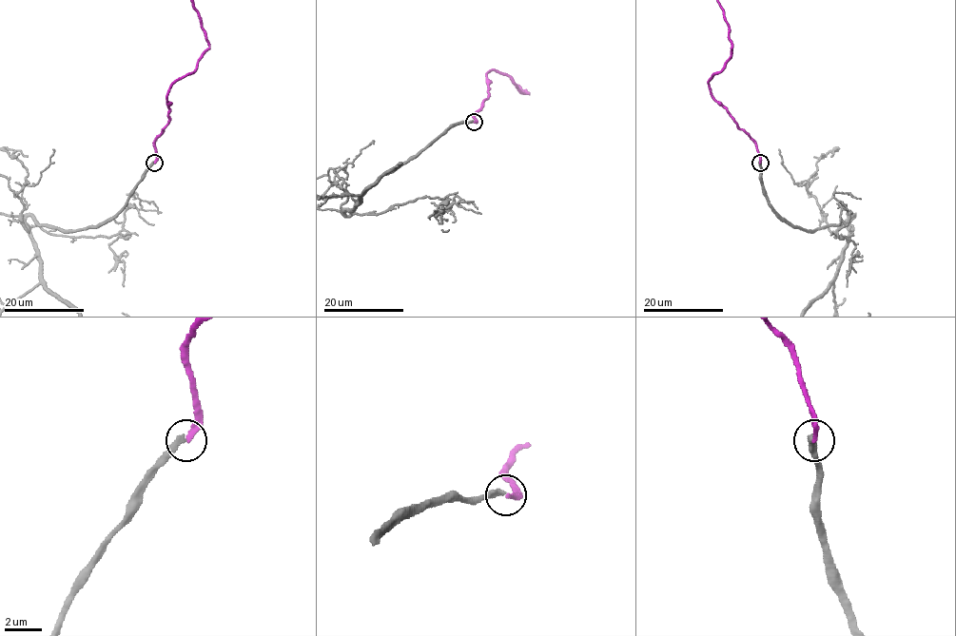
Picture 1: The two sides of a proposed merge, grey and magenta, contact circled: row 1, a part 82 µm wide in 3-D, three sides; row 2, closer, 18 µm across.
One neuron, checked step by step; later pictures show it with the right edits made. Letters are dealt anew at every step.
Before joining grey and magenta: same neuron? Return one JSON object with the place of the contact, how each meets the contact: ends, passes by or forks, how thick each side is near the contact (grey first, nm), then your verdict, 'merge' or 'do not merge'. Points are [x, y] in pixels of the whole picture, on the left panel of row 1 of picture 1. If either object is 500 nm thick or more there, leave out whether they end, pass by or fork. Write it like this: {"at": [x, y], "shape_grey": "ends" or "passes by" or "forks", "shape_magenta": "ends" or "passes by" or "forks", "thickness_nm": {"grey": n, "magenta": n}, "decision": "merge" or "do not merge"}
{"at": [154, 163], "shape_grey": "ends", "shape_magenta": "ends", "thickness_nm": {"grey": 340, "magenta": 280}, "decision": "do not merge"}

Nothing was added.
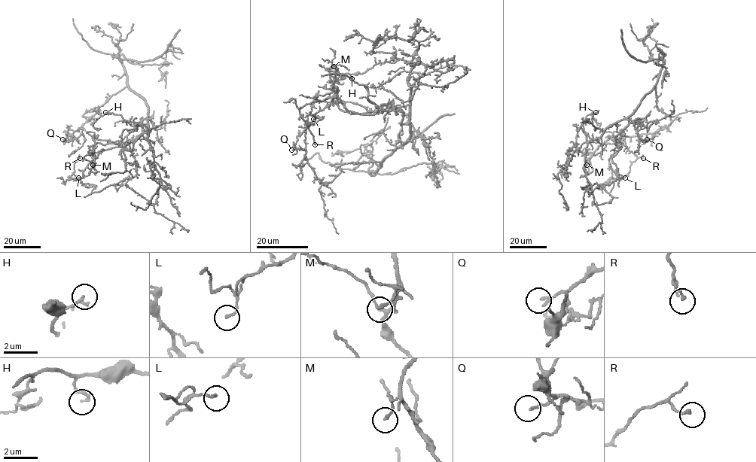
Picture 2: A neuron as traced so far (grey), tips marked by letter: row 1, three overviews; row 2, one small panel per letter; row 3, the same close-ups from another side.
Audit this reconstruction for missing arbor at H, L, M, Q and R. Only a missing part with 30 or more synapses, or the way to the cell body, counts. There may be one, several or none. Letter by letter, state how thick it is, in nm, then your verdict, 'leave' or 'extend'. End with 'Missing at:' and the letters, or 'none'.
H: 140 nm | leave
L: 140 nm | leave
M: 150 nm | leave
Q: 170 nm | leave
R: 140 nm | leave
Missing at: none

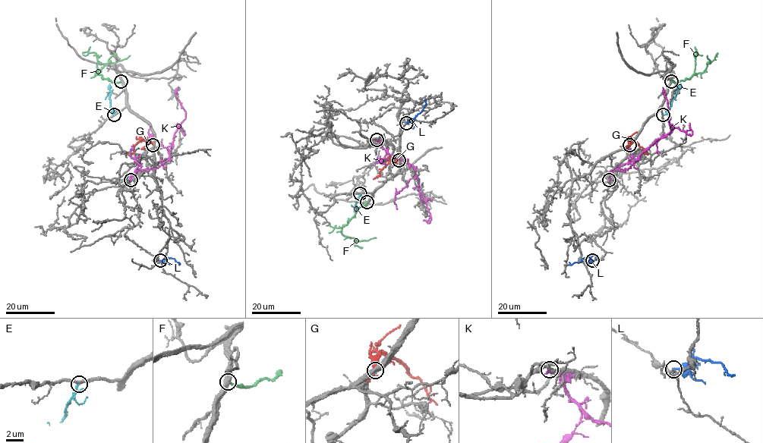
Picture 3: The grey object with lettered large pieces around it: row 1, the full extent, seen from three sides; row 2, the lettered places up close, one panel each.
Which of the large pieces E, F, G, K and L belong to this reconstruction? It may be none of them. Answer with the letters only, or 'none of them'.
E

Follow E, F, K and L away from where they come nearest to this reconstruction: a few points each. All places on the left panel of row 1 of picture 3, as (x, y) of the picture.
E: (114, 114), (110, 105), (109, 84)
F: (121, 81), (112, 83), (96, 72), (107, 63), (122, 60), (130, 55)
K: (131, 180), (137, 168), (159, 167), (168, 158), (178, 126), (185, 116), (175, 95), (178, 87)
L: (160, 260), (165, 257), (173, 258), (178, 262)

